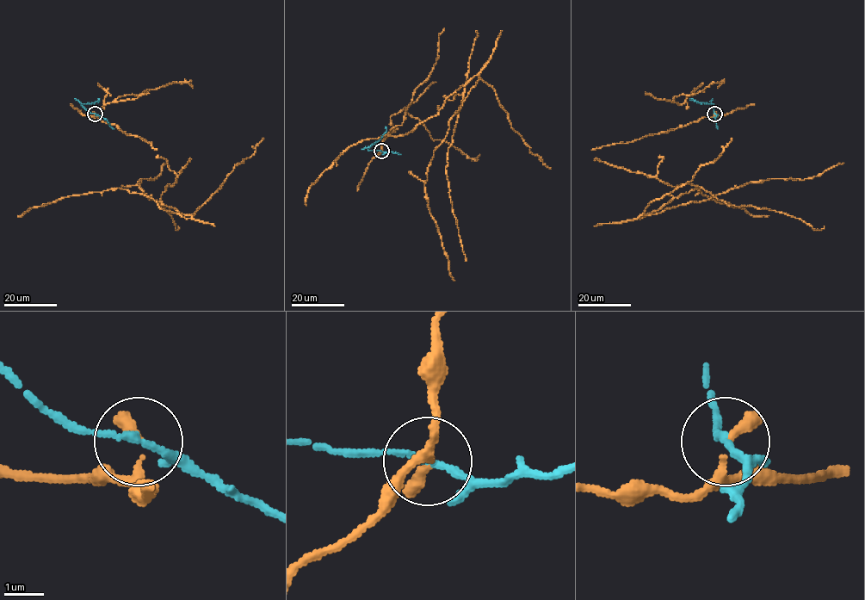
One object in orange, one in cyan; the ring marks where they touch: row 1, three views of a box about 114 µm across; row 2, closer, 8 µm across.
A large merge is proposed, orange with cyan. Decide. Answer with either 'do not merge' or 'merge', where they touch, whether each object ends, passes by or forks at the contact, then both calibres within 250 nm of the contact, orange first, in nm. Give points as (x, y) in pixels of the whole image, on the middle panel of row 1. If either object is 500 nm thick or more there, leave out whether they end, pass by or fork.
do not merge; at (381, 151); orange ends there; cyan passes by; 320 nm thick on the orange side, 180 nm on the other

